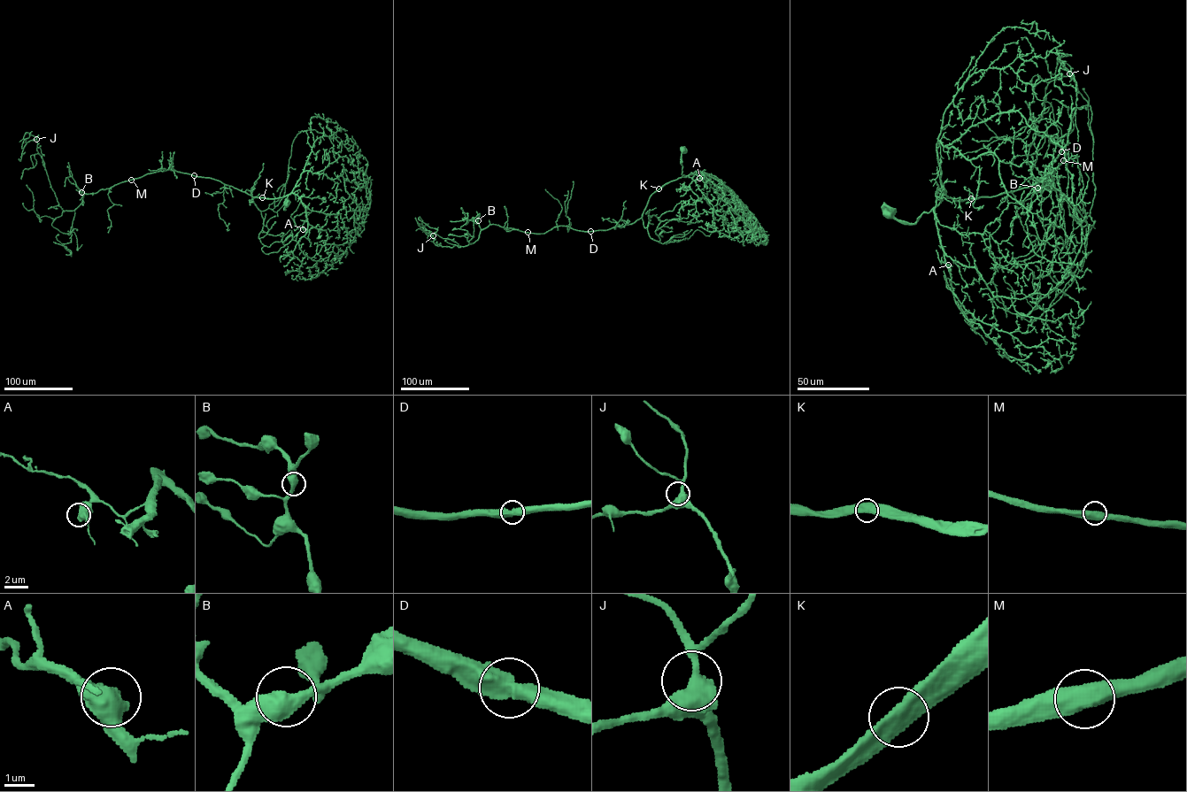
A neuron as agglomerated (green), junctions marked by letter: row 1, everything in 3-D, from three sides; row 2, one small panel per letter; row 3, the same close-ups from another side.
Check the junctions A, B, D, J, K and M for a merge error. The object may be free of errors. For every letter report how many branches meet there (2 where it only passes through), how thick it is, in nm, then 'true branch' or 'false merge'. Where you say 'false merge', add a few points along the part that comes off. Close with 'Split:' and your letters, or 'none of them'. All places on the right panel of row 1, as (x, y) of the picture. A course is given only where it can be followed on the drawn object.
A: 2 branches meet; 550 nm thick; true branch
B: 2 branches meet; 500 nm thick; true branch
D: 2 branches meet; 550 nm thick; true branch
J: 2 branches meet; 550 nm thick; true branch
K: 2 branches meet; 550 nm thick; true branch
M: 2 branches meet; 600 nm thick; true branch
Split: none of them

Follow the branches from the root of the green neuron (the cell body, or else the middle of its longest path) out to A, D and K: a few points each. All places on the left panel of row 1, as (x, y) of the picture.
A: (286, 205), (285, 210), (285, 199), (289, 194), (293, 193), (299, 197), (307, 220), (307, 228), (303, 229)
D: (286, 205), (285, 210), (285, 199), (289, 194), (278, 198), (253, 197), (213, 179), (194, 175)
K: (286, 205), (285, 210), (285, 199), (289, 194), (278, 198), (262, 197)

